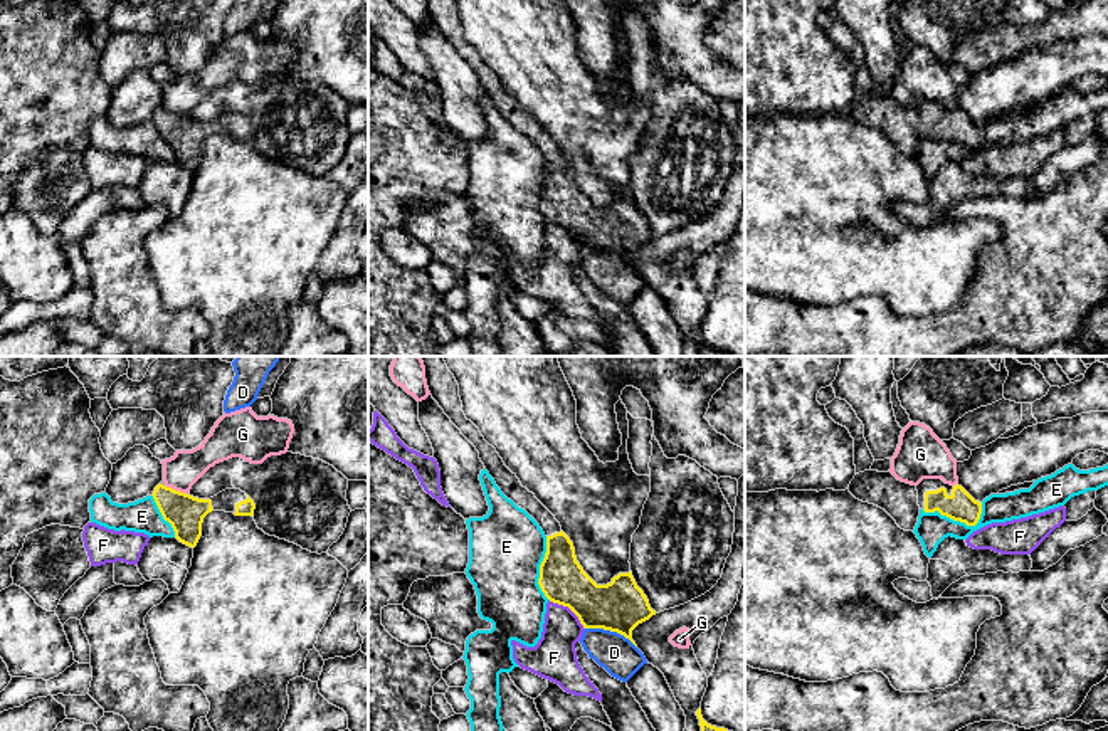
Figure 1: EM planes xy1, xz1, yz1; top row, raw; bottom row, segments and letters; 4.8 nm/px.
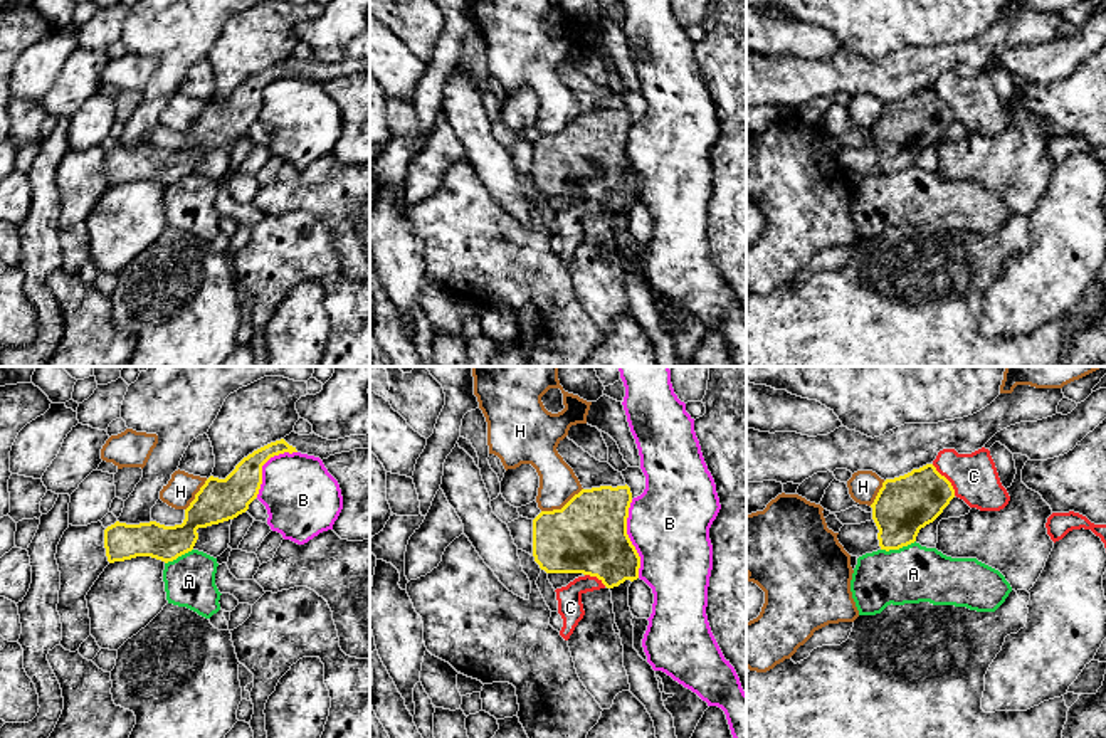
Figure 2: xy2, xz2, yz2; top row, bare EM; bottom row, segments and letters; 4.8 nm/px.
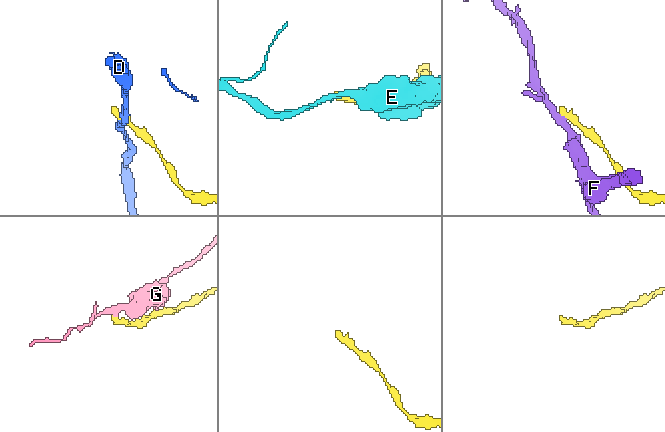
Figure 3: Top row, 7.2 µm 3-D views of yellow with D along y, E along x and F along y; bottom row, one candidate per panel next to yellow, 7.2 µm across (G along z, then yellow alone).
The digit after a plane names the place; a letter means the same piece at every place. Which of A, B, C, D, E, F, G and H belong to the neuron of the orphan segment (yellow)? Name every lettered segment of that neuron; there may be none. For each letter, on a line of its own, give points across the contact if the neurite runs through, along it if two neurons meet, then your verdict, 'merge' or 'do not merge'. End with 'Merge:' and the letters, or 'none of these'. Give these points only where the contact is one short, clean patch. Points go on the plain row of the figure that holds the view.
A: border yz2 (915, 163), (898, 172), (881, 173); do not merge
B: do not merge
C: border yz2 (932, 88), (950, 106), (955, 118); do not merge
D: border xz1 (585, 251), (616, 254), (636, 271); do not merge
E: border yz1 (982, 126), (982, 136), (974, 148), (922, 133); do not merge
F: border xz1 (548, 222), (565, 229), (584, 252); do not merge
G: border xy1 (165, 108), (187, 118); do not merge
H: border xz2 (582, 111), (560, 131), (542, 135); do not merge
Merge: none of these

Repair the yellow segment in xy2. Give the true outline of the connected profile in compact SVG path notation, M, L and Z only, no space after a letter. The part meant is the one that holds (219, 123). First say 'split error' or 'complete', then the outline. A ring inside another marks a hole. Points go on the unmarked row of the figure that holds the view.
complete; M284 62L271 66L247 81L225 101L210 99L185 133L182 148L165 150L156 145L126 148L116 145L104 153L109 187L136 180L151 180L165 187L193 173L198 151L207 151L249 133L262 108L262 89L274 79L298 76Z

